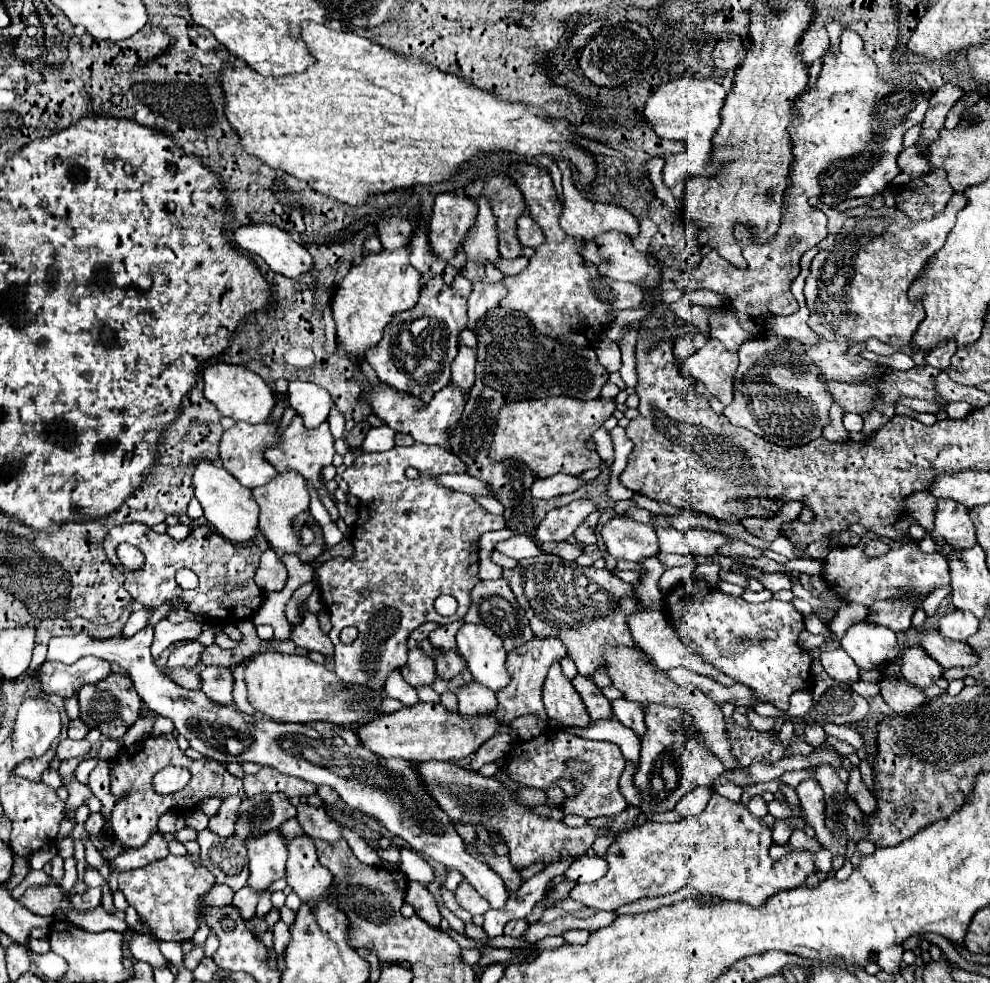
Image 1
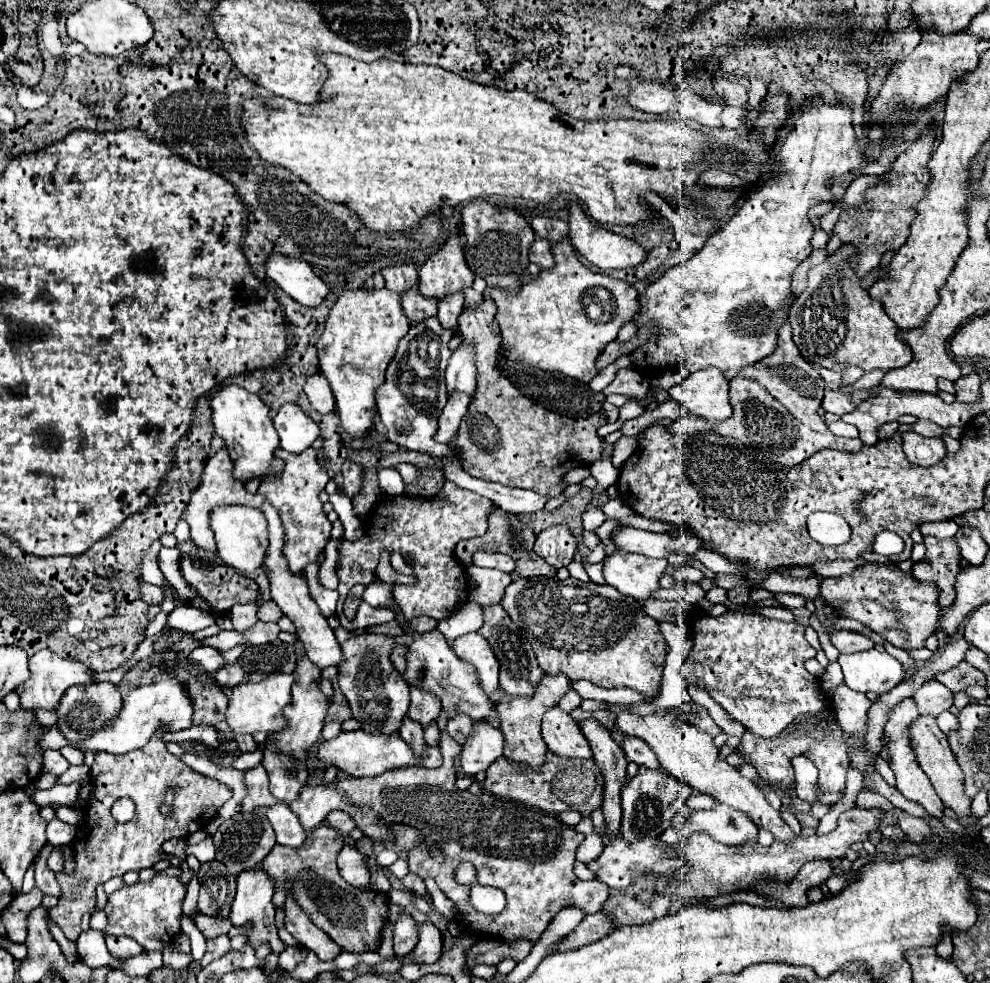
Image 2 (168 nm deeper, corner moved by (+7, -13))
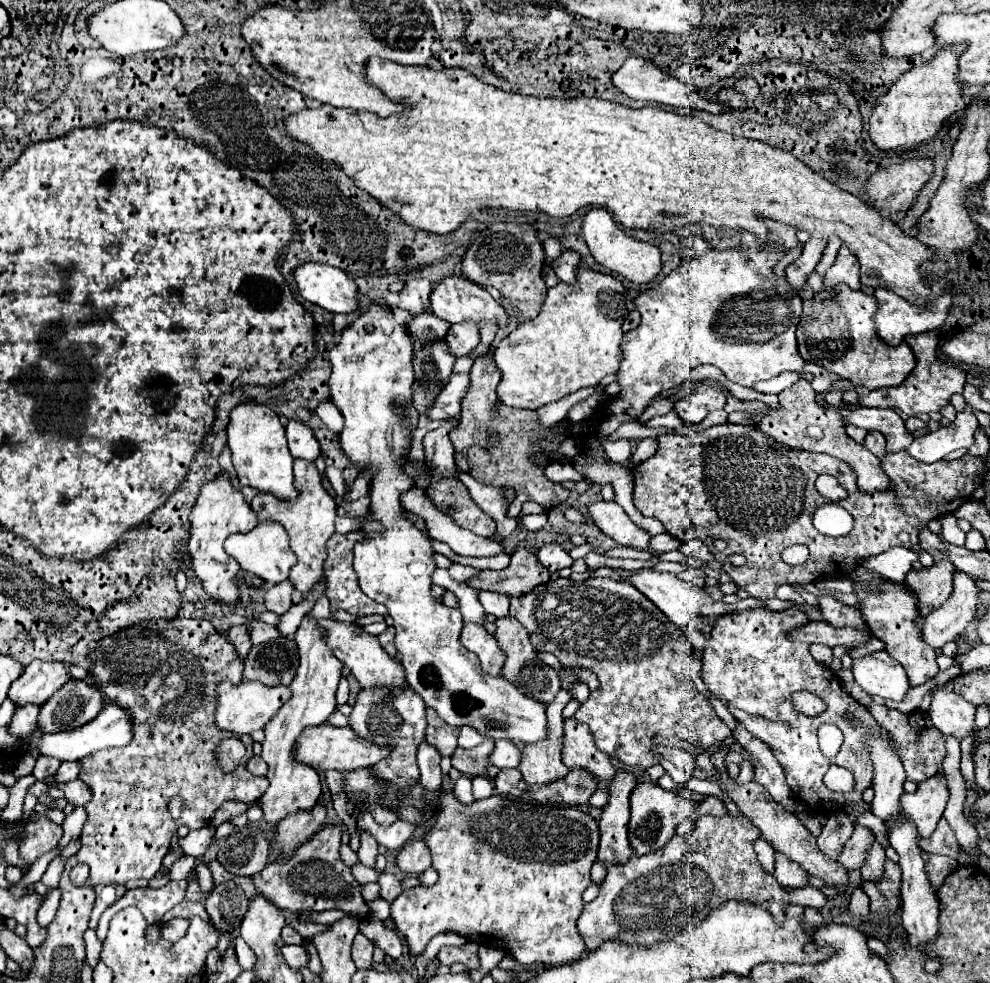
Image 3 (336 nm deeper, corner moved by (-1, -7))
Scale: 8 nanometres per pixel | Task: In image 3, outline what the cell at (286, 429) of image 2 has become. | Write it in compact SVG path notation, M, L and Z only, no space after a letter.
M290 420L286 426L286 438L292 458L300 458L306 462L316 462L320 456L320 444L314 438L312 430L302 422Z

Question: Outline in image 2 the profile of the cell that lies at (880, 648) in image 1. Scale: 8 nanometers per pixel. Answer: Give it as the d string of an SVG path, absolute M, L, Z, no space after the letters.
M876 648L840 654L838 662L844 672L844 684L858 692L884 694L904 680L902 664L888 652Z

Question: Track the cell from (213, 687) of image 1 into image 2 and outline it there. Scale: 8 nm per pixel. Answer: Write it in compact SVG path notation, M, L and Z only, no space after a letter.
M178 678L158 680L148 686L132 688L124 694L124 704L120 710L120 716L114 722L108 722L104 730L96 732L92 738L82 742L82 746L76 746L78 750L94 750L94 752L112 752L112 754L126 754L136 748L142 748L144 742L148 742L158 730L164 732L178 732L192 728L192 716L194 716L194 704L190 698L188 688Z

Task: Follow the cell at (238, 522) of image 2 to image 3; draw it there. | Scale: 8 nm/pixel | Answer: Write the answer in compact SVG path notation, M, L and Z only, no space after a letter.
M264 522L250 530L248 534L236 534L230 536L224 544L226 552L240 564L240 568L256 578L260 578L264 584L280 584L288 578L290 568L296 564L296 556L288 548L288 536L284 536L284 528L276 522Z

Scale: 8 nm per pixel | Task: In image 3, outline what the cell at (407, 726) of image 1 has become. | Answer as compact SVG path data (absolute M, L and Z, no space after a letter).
M320 724L320 726L310 726L304 728L304 732L296 740L296 748L292 750L294 760L318 770L340 770L340 772L352 772L358 768L368 768L376 762L380 762L384 756L388 756L386 746L376 746L370 744L368 740L360 740L348 726L346 728L336 728L330 724Z

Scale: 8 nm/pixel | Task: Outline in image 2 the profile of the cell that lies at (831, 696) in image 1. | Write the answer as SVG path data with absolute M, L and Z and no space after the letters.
M826 710L826 712L822 712L822 714L808 714L808 716L798 718L796 722L792 722L792 724L790 724L778 738L774 738L774 740L758 738L758 736L752 734L750 730L746 730L744 736L742 736L742 742L740 742L738 750L742 750L742 756L746 758L746 762L750 762L750 764L758 770L760 778L764 778L764 780L768 780L768 782L780 782L780 784L784 786L784 792L788 794L790 782L795 780L794 770L791 765L792 758L798 756L798 754L804 754L804 750L808 752L808 750L810 750L810 744L812 744L814 740L822 740L822 738L832 730L830 724L836 724L836 718L834 718L834 714L832 714L830 710Z

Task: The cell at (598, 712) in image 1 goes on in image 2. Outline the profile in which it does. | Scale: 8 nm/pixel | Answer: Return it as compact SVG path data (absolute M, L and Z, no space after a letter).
M584 720L580 722L580 730L590 742L592 754L596 764L600 766L604 774L604 804L602 812L606 818L608 834L616 836L620 828L620 816L622 816L622 806L620 806L620 790L626 784L626 754L618 746L618 742L612 738L610 730L604 730L600 722L594 720Z

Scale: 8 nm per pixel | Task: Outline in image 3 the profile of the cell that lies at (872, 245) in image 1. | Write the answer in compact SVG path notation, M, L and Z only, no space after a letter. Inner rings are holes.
M840 286L834 288L832 292L820 292L816 294L810 302L804 304L802 316L800 316L800 326L796 328L796 338L798 338L798 352L806 362L818 364L822 368L826 368L828 372L838 374L844 380L850 380L852 386L866 386L868 390L878 390L878 388L892 388L892 386L900 386L900 382L912 372L914 368L914 352L908 348L908 344L898 344L896 348L884 344L876 332L874 332L874 318L876 314L876 298L868 296L864 292L854 292L848 286ZM878 376L878 384L868 384L872 378Z

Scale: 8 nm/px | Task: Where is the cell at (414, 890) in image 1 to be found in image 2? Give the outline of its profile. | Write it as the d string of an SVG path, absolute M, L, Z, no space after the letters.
M400 914L394 924L394 952L410 954L418 944L418 924L410 914Z

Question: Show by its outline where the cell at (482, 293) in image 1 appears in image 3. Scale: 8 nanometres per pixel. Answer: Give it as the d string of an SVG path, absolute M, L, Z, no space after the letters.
M452 374L446 388L428 408L428 420L444 420L460 412L460 396L464 396L464 388L468 388L468 374Z

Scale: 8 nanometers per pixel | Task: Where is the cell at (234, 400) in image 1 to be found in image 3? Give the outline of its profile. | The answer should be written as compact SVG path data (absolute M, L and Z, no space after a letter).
M244 402L230 412L228 446L232 450L232 462L242 486L252 486L258 492L274 494L280 500L292 500L298 496L292 484L292 456L288 456L288 444L284 428L268 406Z

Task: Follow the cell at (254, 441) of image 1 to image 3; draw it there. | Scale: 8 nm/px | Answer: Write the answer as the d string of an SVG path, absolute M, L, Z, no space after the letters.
M222 474L220 478L212 480L212 484L206 484L192 508L190 514L190 542L188 542L188 554L192 558L192 568L196 576L202 582L204 592L208 594L210 600L226 604L226 606L236 606L242 602L242 592L238 590L240 582L240 566L232 556L226 554L224 550L224 540L232 534L242 534L252 530L256 522L256 512L246 504L244 496L240 490L234 490L228 476Z

